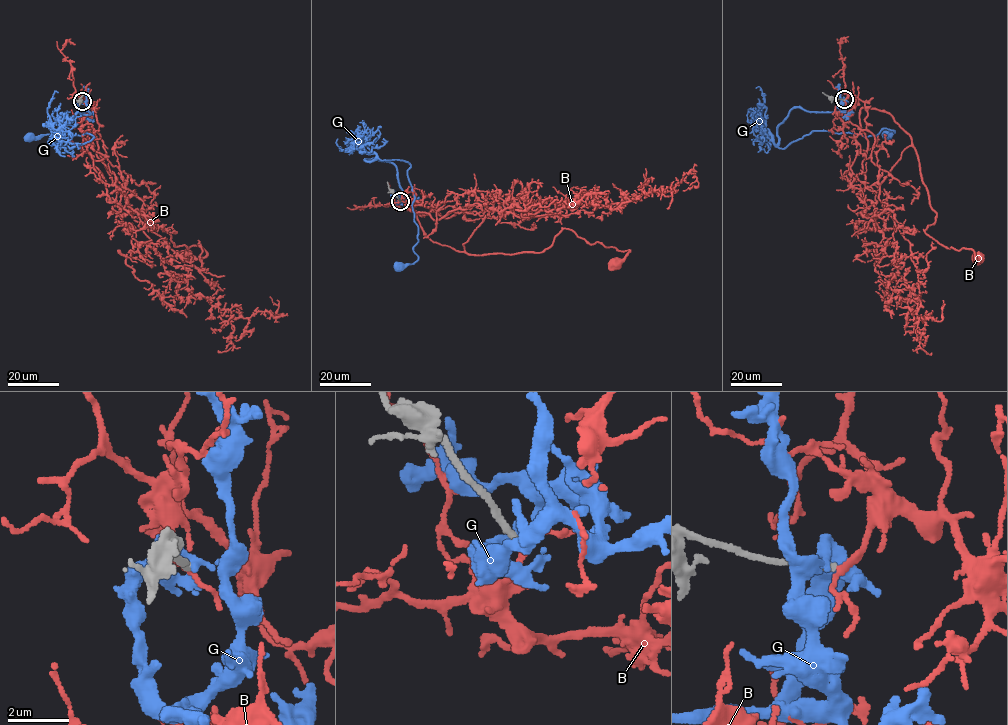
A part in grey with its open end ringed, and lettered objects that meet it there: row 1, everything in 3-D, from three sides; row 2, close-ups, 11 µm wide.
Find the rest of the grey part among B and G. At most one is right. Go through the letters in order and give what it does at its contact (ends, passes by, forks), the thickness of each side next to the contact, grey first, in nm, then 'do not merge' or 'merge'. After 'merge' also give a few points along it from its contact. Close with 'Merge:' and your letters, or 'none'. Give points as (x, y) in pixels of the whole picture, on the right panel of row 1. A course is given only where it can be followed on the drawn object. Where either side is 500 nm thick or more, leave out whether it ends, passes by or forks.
B: it passes by; 200 nm thick on the grey side, 170 nm on the other; merge; it runs (844, 99), (865, 103), (878, 184), (914, 148), (937, 215), (924, 232), (976, 258)
G: it passes by; 240 nm thick on the grey side, 260 nm on the other; do not merge
Merge: B

